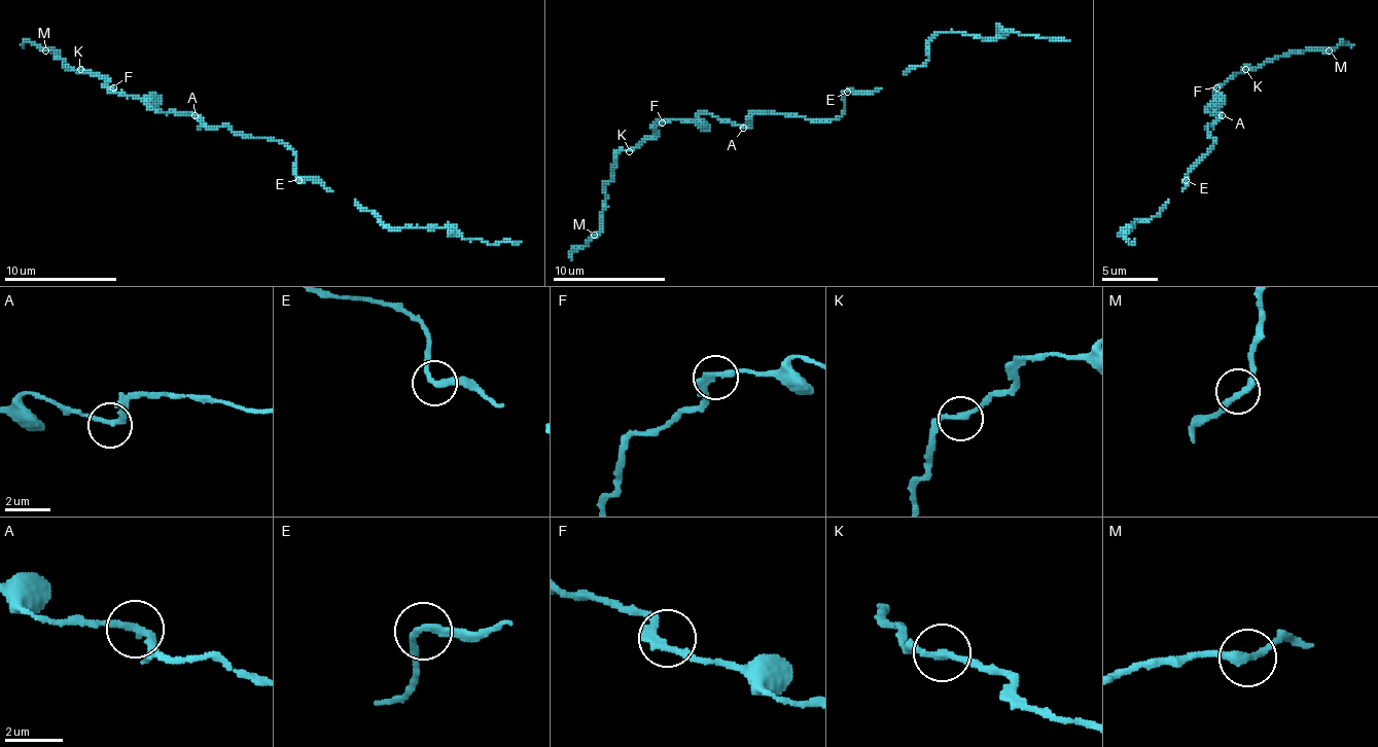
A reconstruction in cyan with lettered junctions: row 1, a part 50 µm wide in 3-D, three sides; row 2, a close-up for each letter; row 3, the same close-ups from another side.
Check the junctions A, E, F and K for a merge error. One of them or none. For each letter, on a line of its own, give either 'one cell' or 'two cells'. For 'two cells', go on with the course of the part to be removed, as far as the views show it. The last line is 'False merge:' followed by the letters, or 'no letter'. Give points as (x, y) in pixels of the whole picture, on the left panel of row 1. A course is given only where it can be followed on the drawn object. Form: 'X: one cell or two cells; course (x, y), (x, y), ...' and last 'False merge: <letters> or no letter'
A: one cell
E: one cell
F: one cell
K: two cells; course (79, 70), (68, 67), (55, 50), (40, 50), (29, 42), (23, 45)
False merge: K

